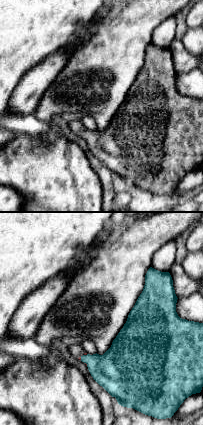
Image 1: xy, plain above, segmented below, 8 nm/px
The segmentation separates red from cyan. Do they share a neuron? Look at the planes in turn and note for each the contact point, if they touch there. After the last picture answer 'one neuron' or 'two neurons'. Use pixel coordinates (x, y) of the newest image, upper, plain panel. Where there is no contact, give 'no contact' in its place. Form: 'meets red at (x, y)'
meets red at (85, 130)

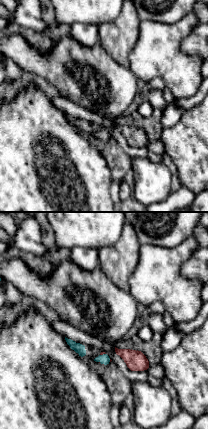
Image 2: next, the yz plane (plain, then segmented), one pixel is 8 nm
meets red at (102, 130)

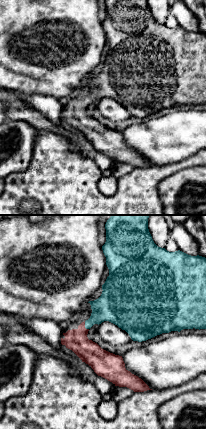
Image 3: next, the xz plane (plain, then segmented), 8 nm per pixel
meets red at (84, 102)

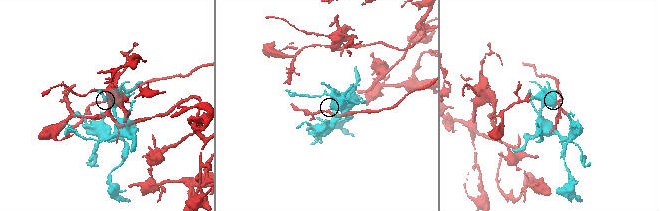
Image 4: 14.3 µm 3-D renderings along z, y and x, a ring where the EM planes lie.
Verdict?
one neuron

